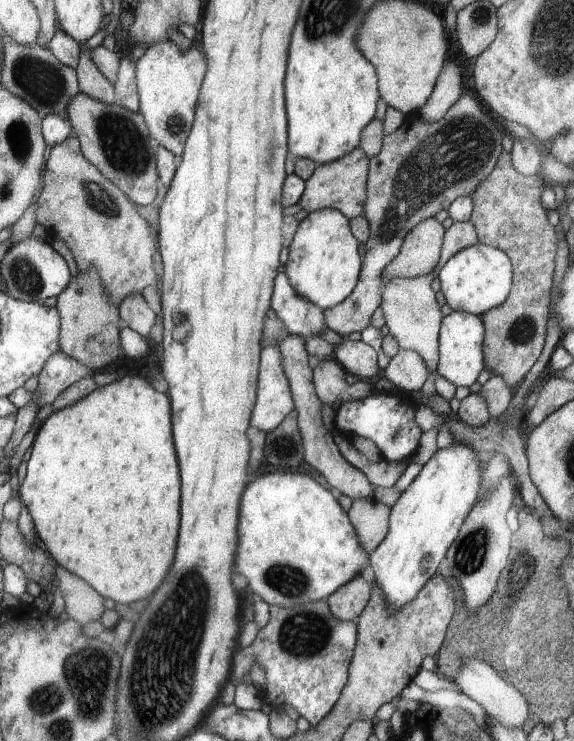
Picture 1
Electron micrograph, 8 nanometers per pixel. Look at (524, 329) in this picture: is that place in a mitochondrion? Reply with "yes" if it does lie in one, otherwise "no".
yes

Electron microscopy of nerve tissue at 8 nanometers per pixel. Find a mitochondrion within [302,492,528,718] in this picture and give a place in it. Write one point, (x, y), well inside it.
(469, 557)

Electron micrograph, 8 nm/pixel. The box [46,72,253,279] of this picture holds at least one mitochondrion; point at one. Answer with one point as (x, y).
(122, 145)

